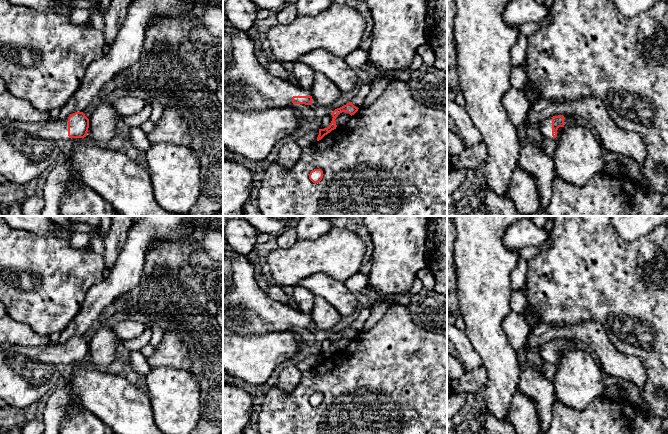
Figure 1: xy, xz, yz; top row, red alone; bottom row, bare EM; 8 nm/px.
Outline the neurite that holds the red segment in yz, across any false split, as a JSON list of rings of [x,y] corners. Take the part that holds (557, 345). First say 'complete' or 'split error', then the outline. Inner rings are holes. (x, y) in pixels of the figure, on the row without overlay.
split error; [[[558,339],[546,343],[539,349],[541,360],[546,364],[558,366],[562,352],[564,351],[564,340]]]

